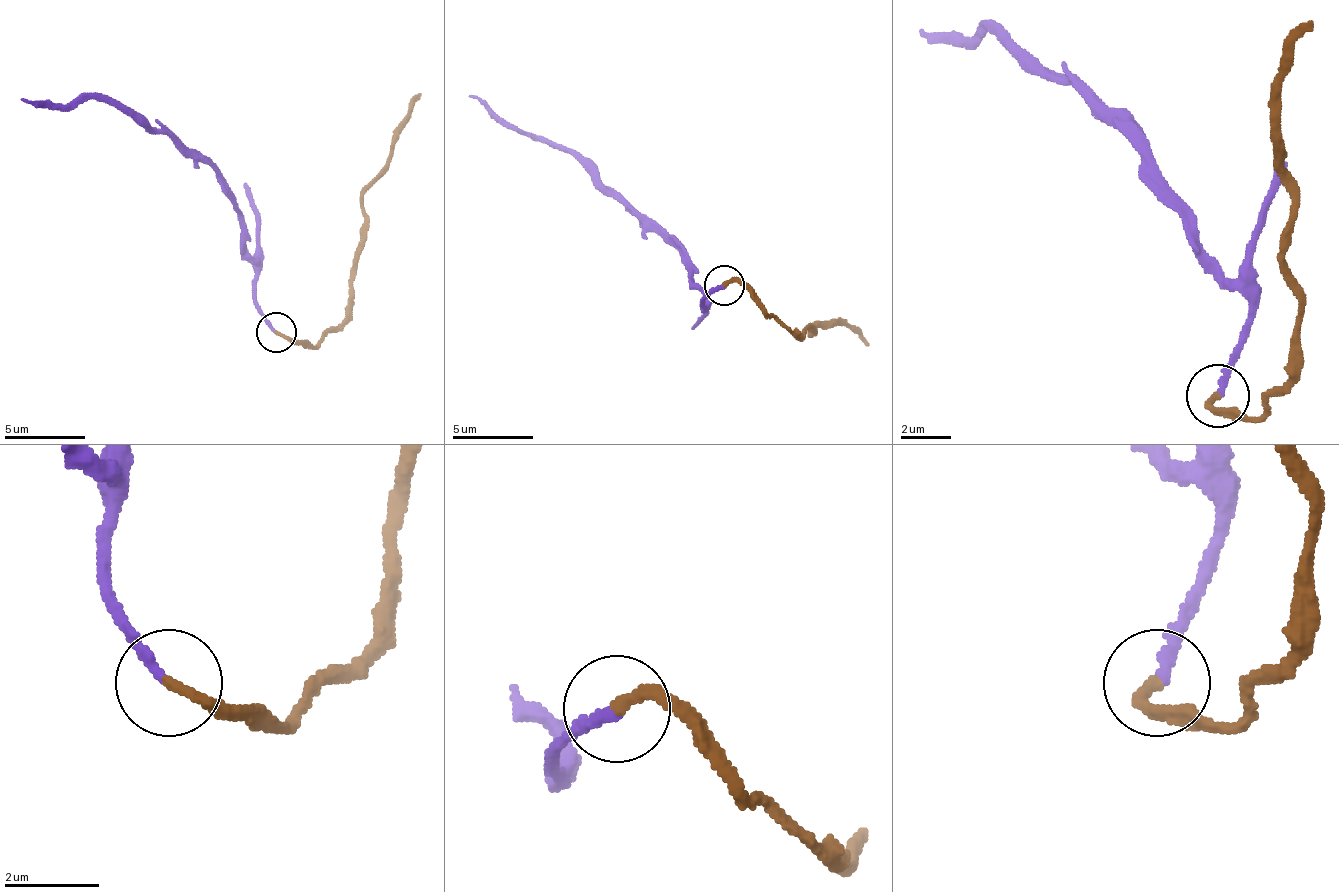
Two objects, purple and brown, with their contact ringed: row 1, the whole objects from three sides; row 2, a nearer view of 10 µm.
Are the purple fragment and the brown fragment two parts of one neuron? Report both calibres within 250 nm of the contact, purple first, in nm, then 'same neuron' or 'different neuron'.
calibres 240 and 240 nm; same neuron

